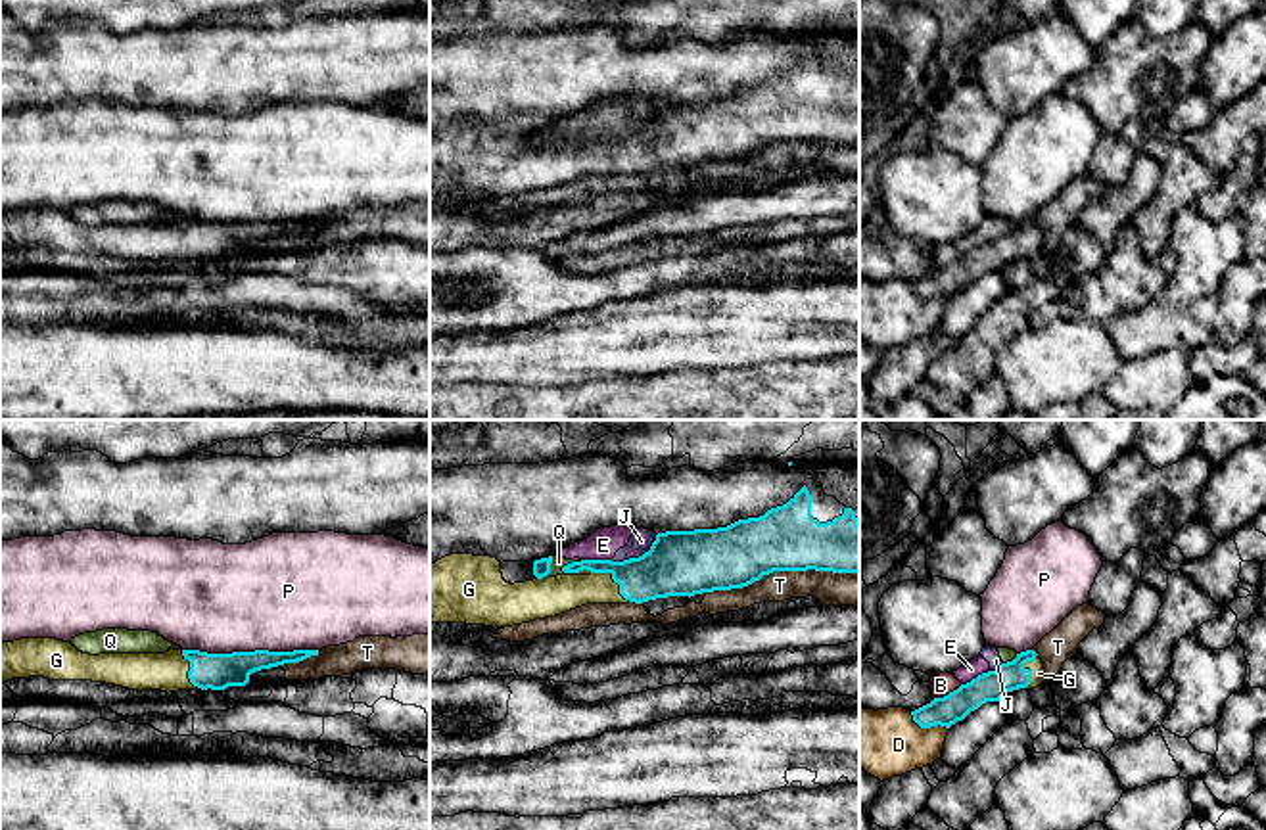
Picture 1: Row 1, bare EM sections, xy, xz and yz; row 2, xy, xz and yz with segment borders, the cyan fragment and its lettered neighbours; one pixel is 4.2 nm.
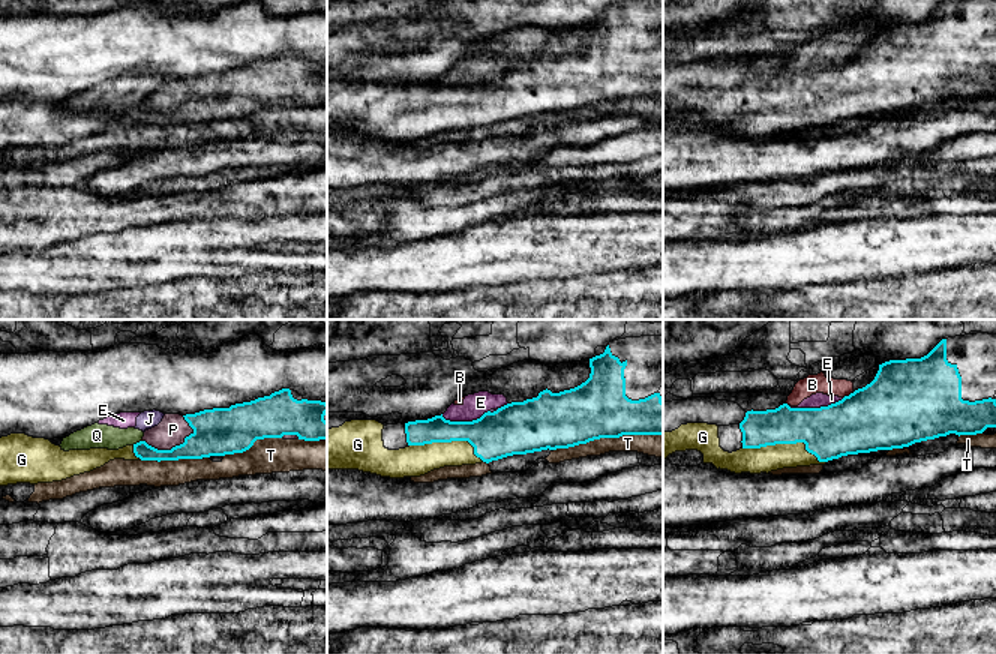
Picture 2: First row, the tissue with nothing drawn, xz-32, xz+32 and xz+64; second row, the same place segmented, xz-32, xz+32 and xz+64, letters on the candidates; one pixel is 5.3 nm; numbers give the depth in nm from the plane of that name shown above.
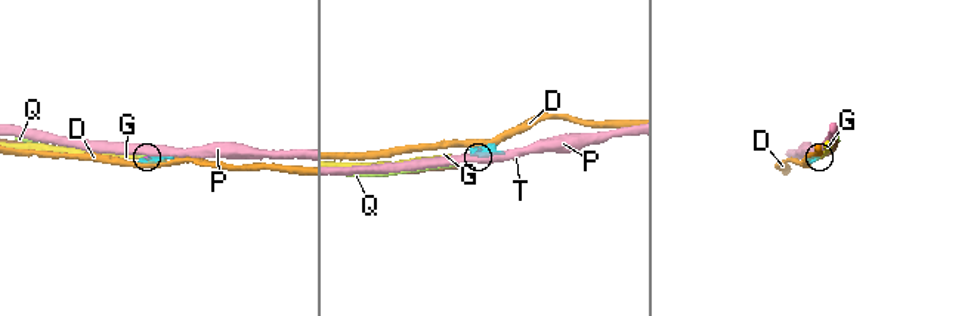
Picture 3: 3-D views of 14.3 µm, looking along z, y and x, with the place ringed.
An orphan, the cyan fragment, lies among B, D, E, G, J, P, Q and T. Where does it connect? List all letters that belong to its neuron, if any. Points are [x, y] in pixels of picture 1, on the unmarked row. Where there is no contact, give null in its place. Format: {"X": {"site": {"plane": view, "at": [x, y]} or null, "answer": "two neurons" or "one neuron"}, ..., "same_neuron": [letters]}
{"B": {"site": {"plane": "yz", "at": [950, 263]}, "answer": "two neurons"}, "D": {"site": {"plane": "yz", "at": [927, 298]}, "answer": "two neurons"}, "E": {"site": {"plane": "xz", "at": [597, 131]}, "answer": "two neurons"}, "G": {"site": {"plane": "xz", "at": [612, 148]}, "answer": "one neuron"}, "J": {"site": {"plane": "xz", "at": [635, 129]}, "answer": "two neurons"}, "P": {"site": {"plane": "xy", "at": [250, 223]}, "answer": "two neurons"}, "Q": {"site": {"plane": "xz", "at": [576, 142]}, "answer": "two neurons"}, "T": {"site": {"plane": "xz", "at": [781, 140]}, "answer": "two neurons"}, "same_neuron": ["G"]}

